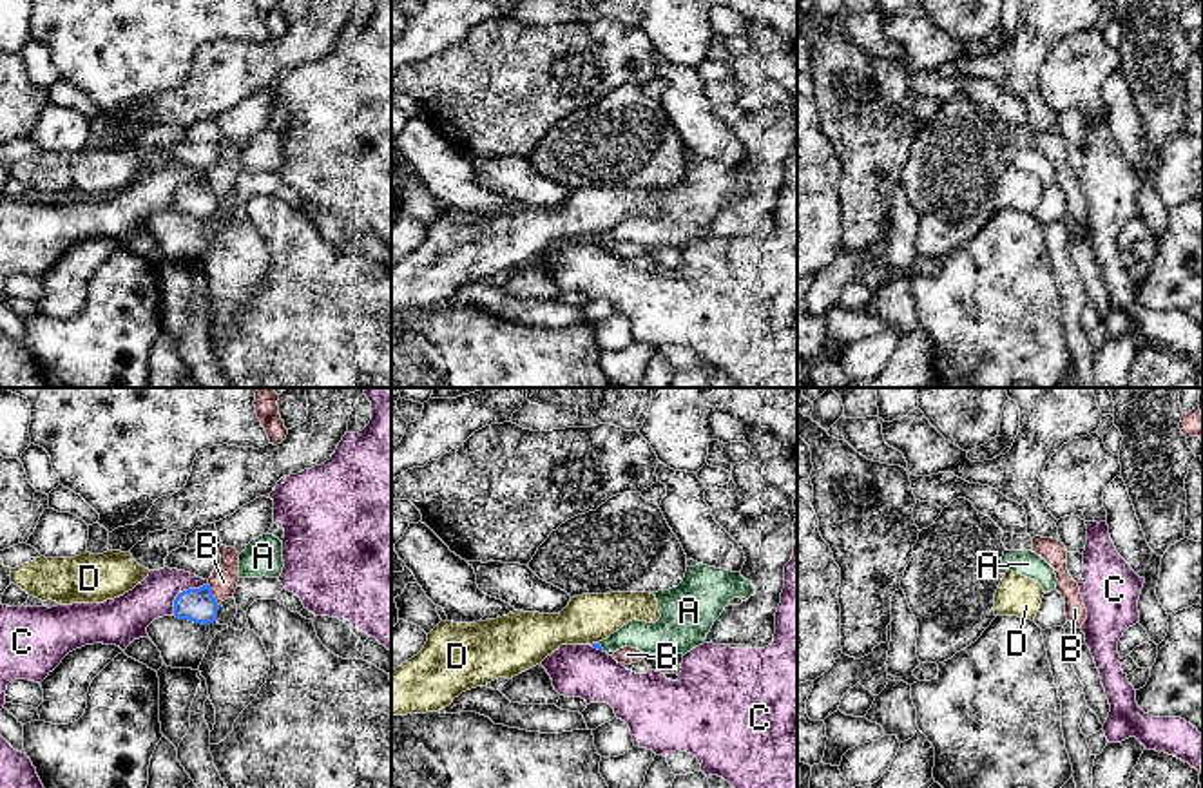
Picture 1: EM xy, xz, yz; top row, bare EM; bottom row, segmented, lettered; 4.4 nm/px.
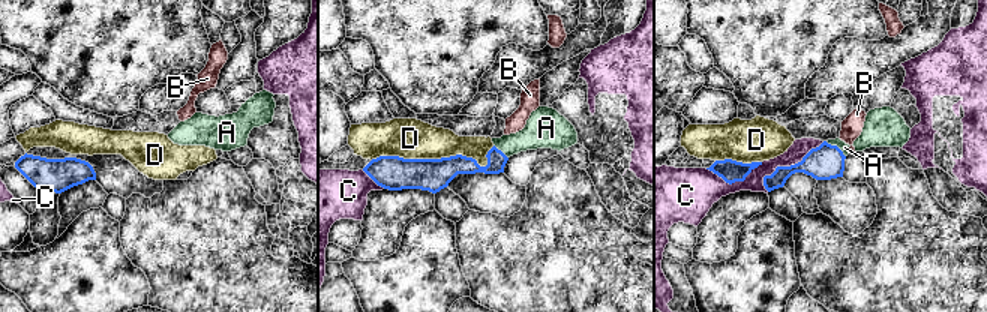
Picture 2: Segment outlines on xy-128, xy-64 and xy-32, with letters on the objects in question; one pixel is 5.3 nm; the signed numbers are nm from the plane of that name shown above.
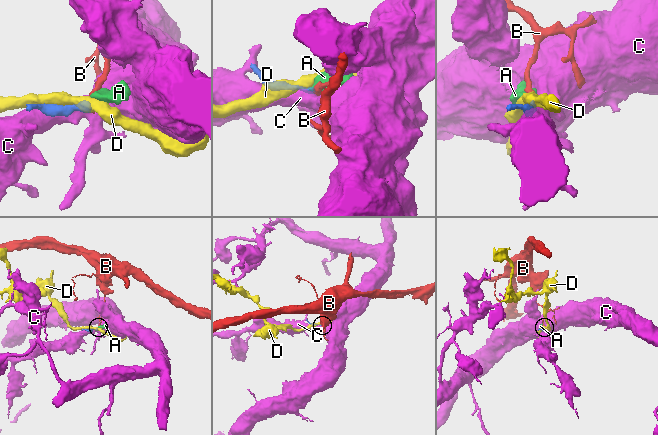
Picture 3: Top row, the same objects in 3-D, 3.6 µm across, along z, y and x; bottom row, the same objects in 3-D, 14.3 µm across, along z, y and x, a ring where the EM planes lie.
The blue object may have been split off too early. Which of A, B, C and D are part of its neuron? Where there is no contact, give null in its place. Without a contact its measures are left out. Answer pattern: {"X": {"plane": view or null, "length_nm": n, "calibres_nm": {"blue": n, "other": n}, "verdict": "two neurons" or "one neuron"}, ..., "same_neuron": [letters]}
{"A": {"plane": "xz", "length_nm": 40, "calibres_nm": {"blue": 30, "other": 140}, "verdict": "one neuron"}, "B": {"plane": "xy", "length_nm": 120, "calibres_nm": {"blue": 150, "other": 130}, "verdict": "two neurons"}, "C": {"plane": "xy", "length_nm": 220, "calibres_nm": {"blue": 150, "other": 180}, "verdict": "two neurons"}, "D": {"plane": "xz", "length_nm": 40, "calibres_nm": {"blue": 30, "other": 220}, "verdict": "two neurons"}, "same_neuron": ["A"]}

